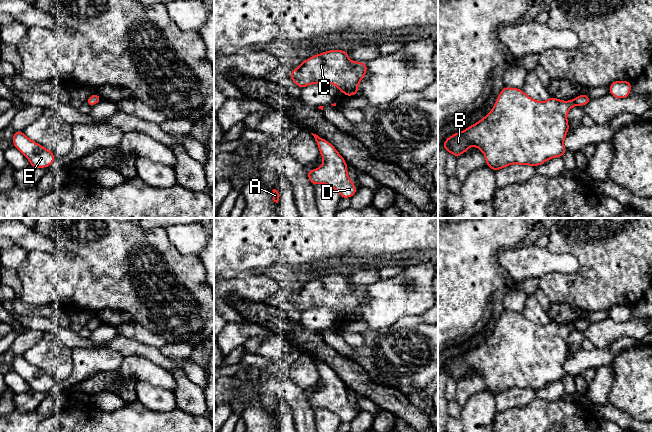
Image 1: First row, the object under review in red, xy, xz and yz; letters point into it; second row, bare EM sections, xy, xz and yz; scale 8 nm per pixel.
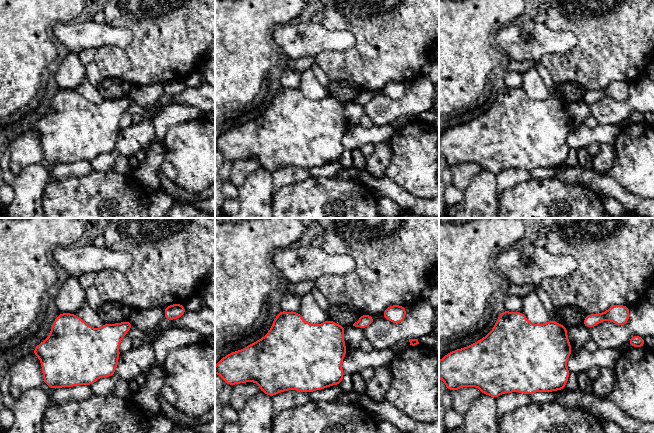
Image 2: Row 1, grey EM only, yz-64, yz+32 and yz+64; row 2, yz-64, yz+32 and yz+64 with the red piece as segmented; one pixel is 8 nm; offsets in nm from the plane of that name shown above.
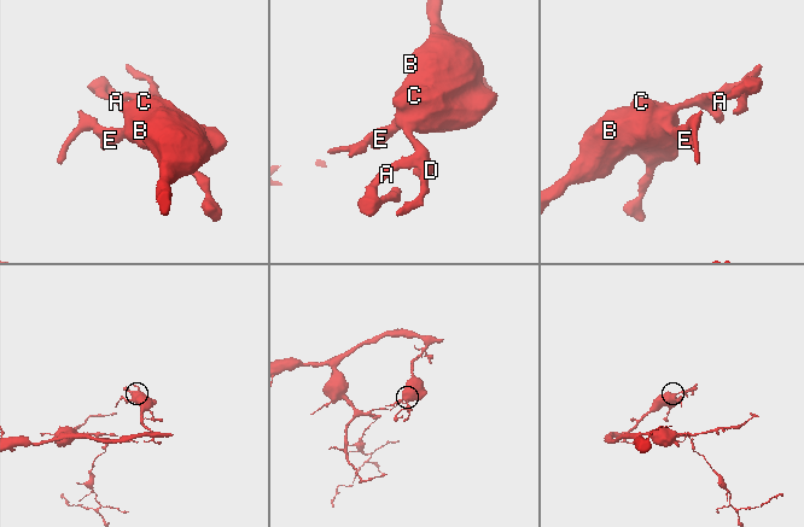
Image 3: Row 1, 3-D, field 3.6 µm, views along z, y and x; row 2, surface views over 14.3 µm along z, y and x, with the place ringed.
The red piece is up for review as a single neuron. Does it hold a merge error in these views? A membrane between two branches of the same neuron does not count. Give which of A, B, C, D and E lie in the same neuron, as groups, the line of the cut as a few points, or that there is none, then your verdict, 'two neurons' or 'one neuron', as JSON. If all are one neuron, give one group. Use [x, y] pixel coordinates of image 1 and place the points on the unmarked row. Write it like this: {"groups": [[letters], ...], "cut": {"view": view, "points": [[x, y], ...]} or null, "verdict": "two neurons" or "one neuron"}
{"groups": [["A", "B", "C", "D", "E"]], "cut": null, "verdict": "one neuron"}

